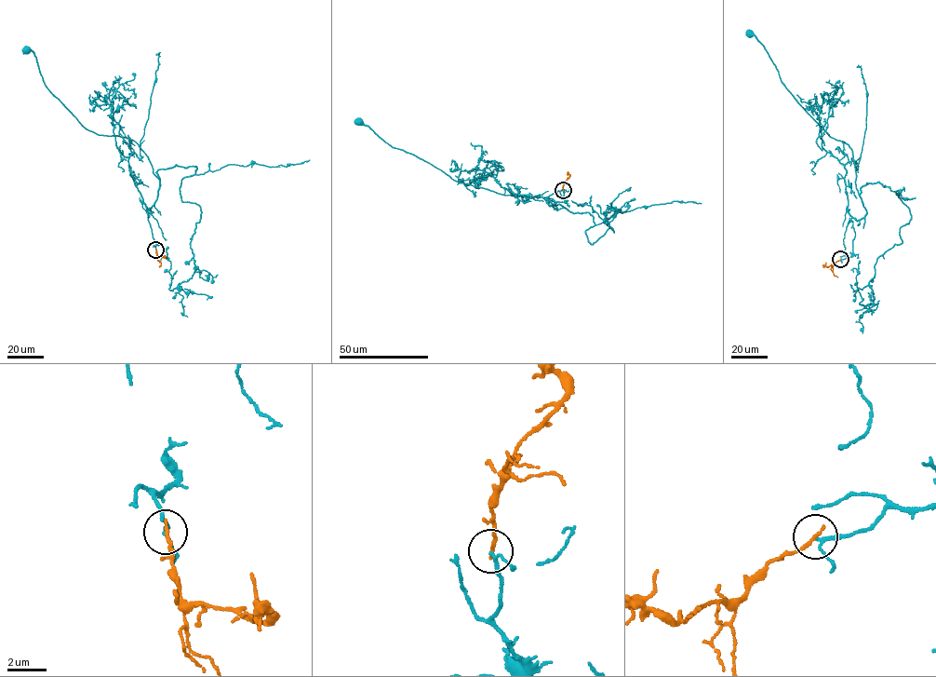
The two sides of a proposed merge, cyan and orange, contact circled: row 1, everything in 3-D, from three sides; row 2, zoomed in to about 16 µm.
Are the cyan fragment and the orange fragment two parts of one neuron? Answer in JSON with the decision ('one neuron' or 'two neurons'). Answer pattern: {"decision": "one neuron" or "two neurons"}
{"decision": "one neuron"}

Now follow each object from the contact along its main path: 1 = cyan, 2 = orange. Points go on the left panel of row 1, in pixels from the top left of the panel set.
1: (155, 249), (146, 208), (159, 180), (148, 157), (132, 140), (85, 128), (25, 50)
2: (155, 249), (159, 266)

